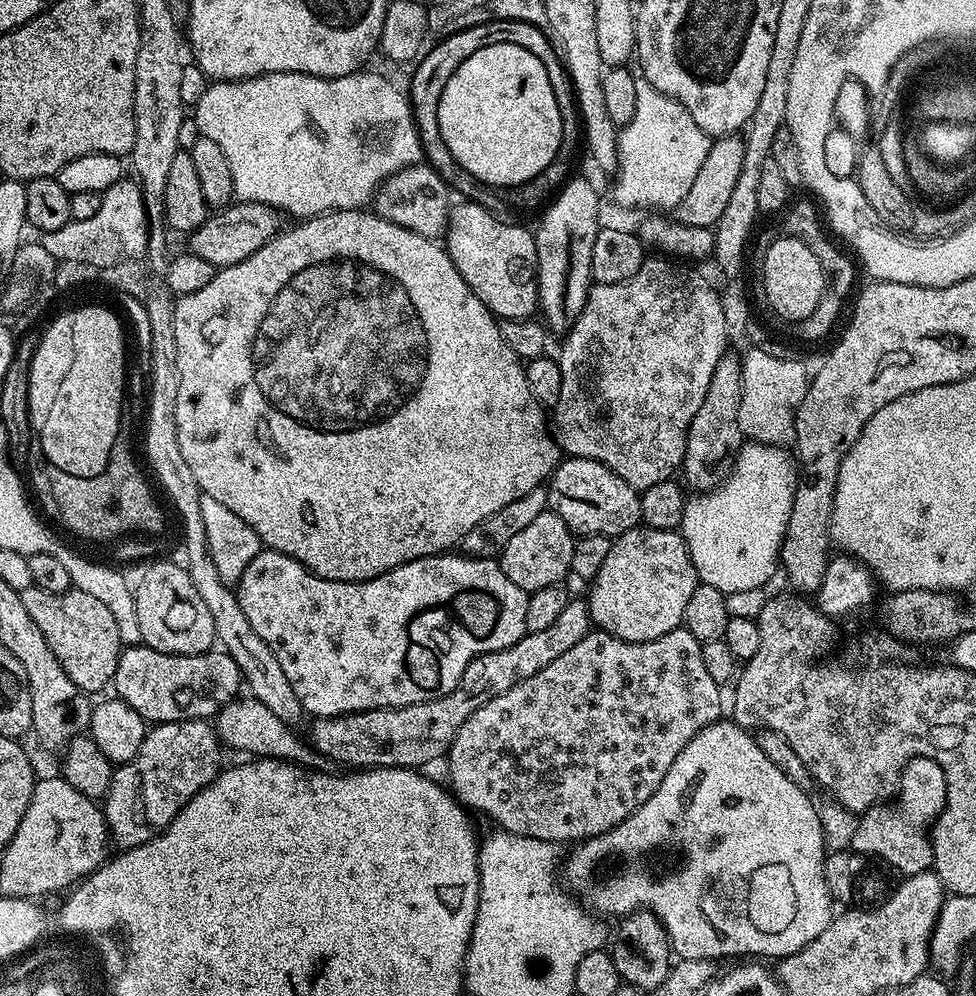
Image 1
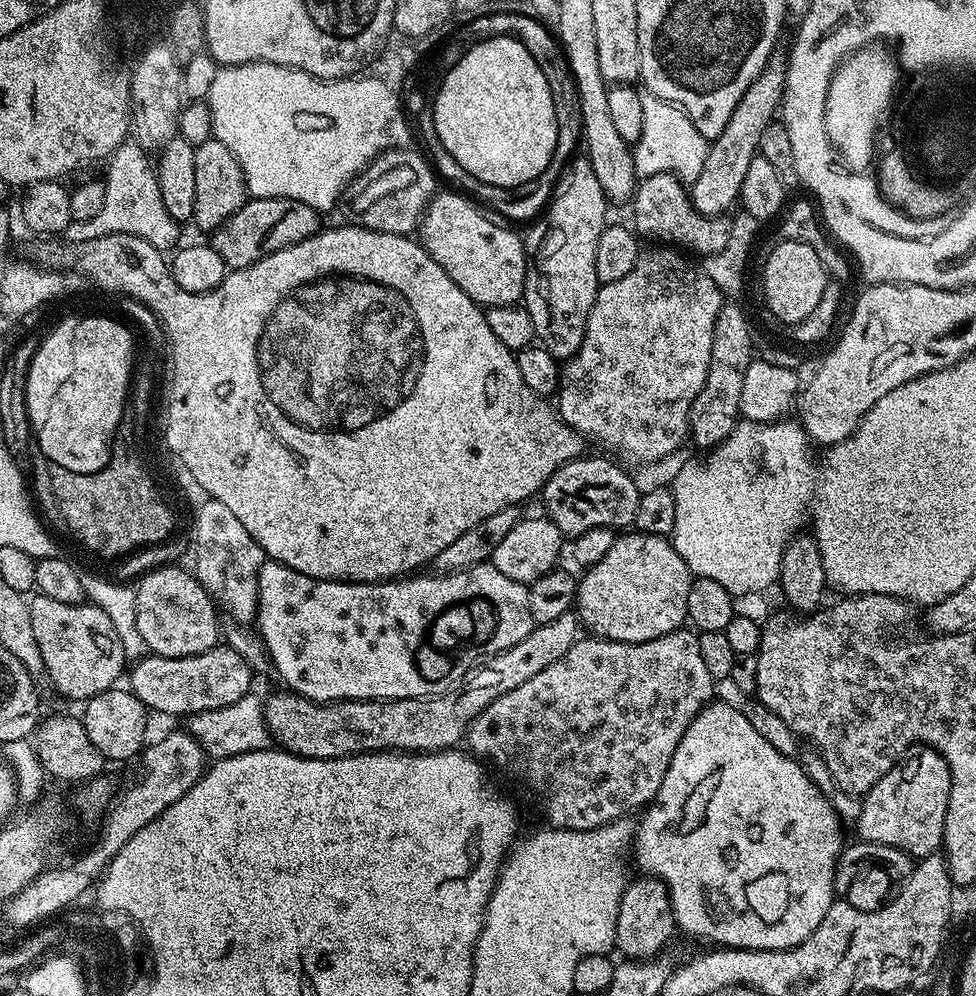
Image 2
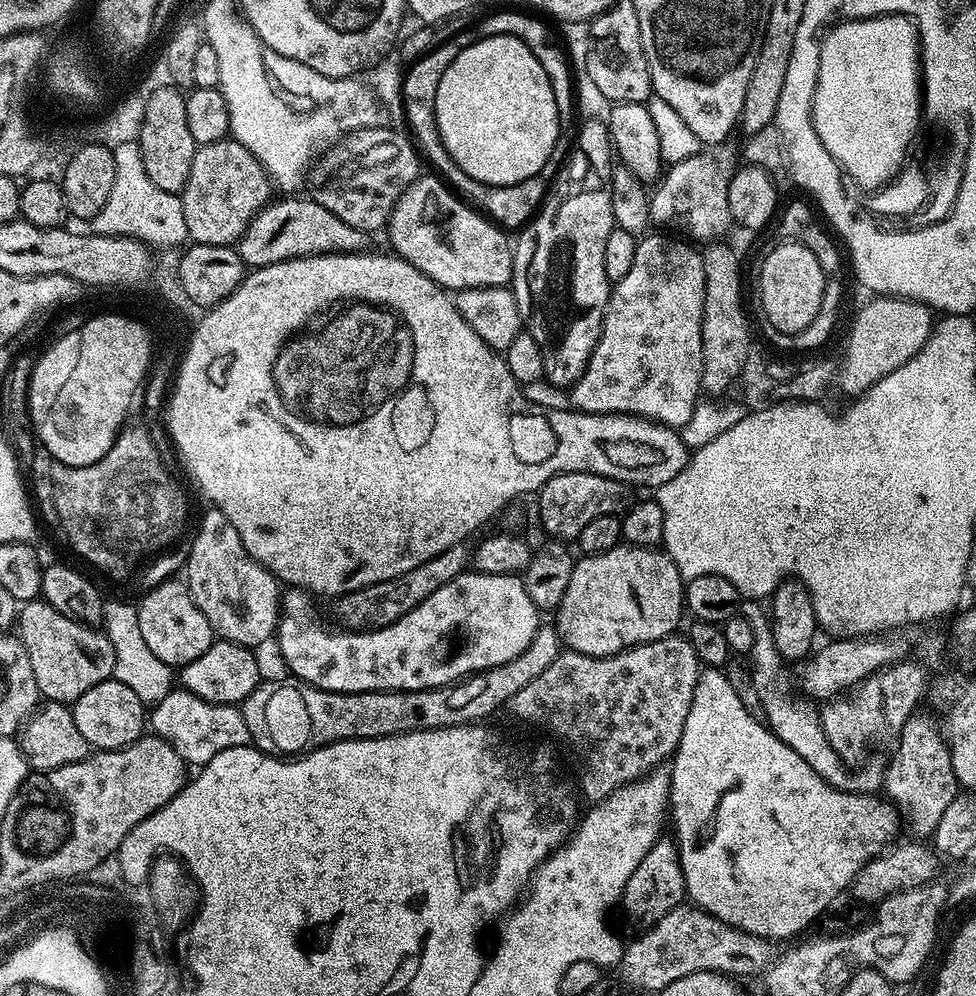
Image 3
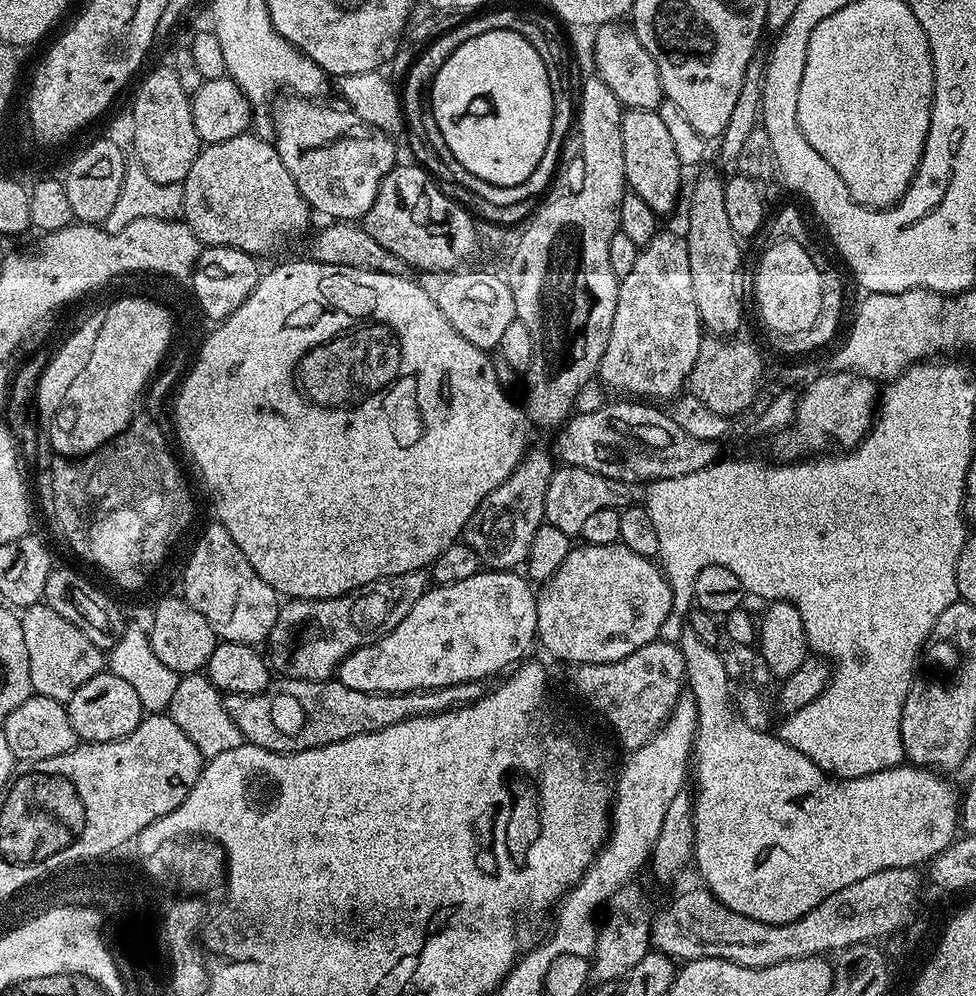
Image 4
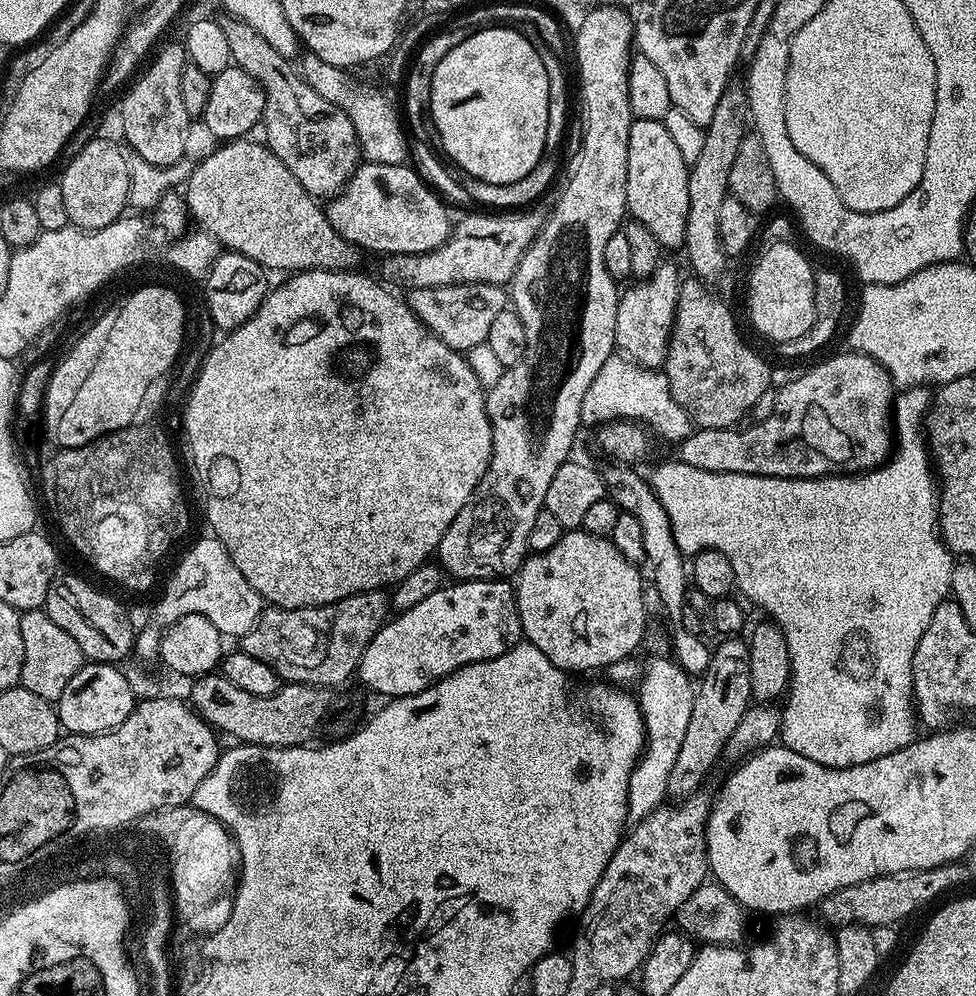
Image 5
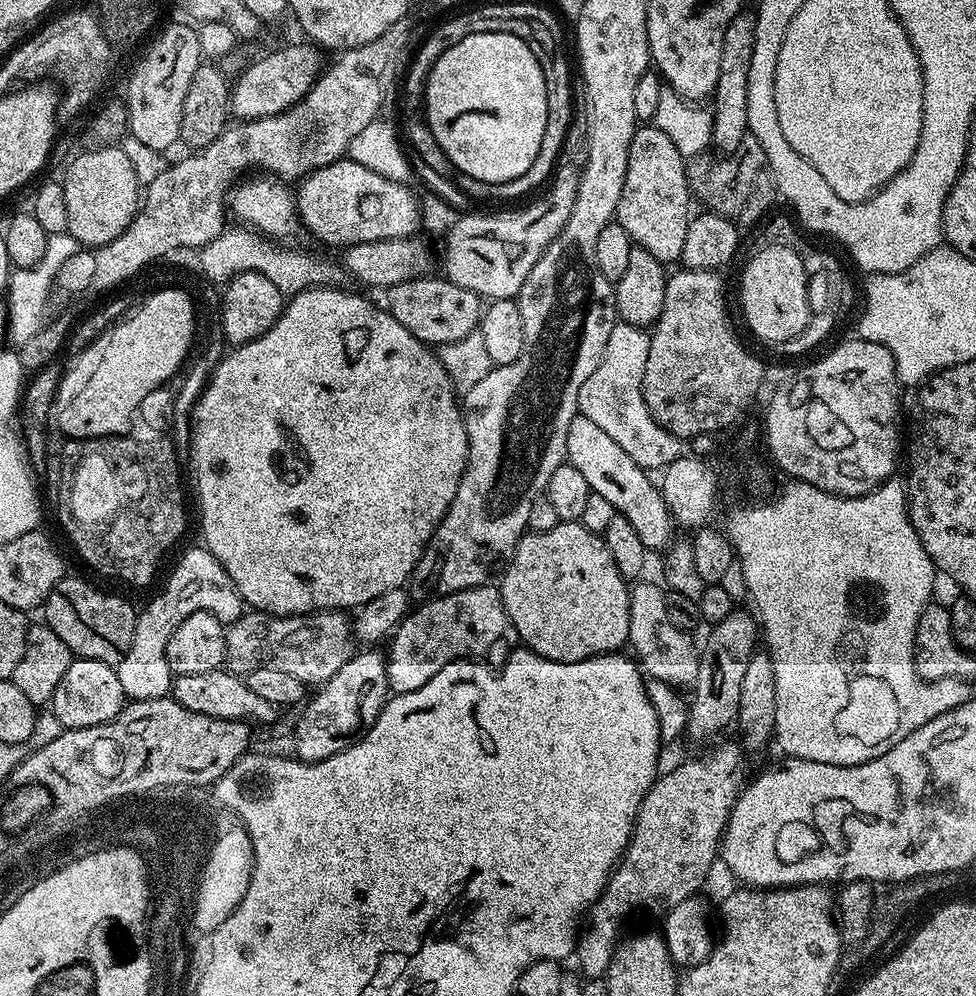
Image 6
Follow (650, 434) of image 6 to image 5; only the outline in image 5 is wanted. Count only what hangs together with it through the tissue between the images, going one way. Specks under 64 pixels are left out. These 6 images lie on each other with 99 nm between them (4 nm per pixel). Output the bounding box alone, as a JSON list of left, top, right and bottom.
[581,354,694,442]

